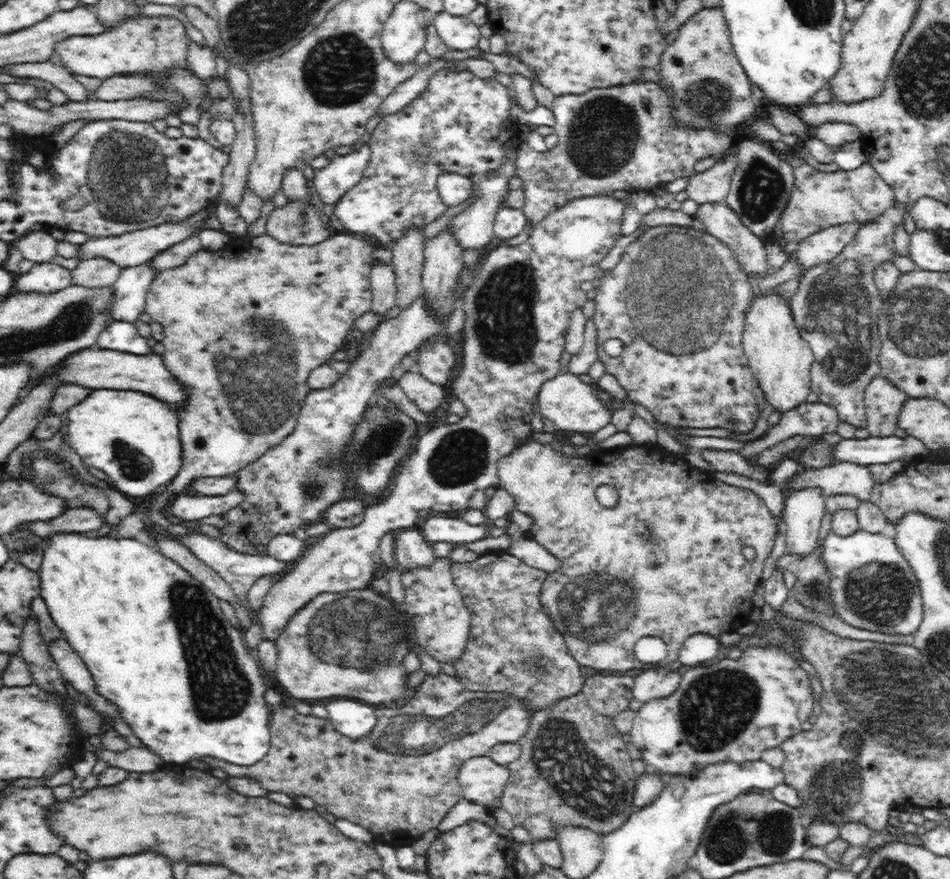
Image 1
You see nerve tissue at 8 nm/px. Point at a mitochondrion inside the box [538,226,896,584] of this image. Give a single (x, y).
(693, 283)

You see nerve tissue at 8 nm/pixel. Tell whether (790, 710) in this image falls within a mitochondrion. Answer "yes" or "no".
no

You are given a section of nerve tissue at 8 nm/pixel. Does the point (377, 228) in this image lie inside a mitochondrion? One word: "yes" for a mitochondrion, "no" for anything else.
no

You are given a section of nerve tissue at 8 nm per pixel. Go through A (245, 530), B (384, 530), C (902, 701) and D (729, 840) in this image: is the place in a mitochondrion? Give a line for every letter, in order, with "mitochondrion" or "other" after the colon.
A: other
B: other
C: mitochondrion
D: mitochondrion

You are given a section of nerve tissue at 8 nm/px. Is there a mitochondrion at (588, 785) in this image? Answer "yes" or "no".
yes

